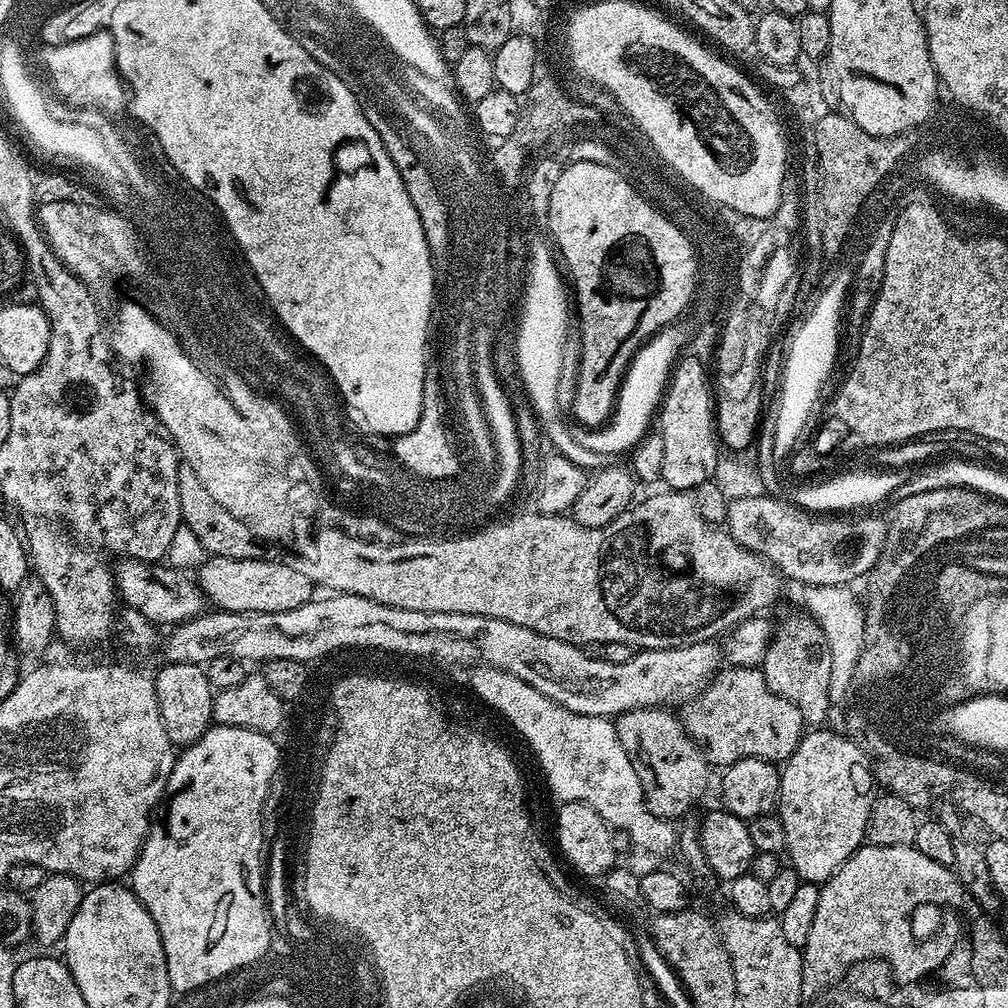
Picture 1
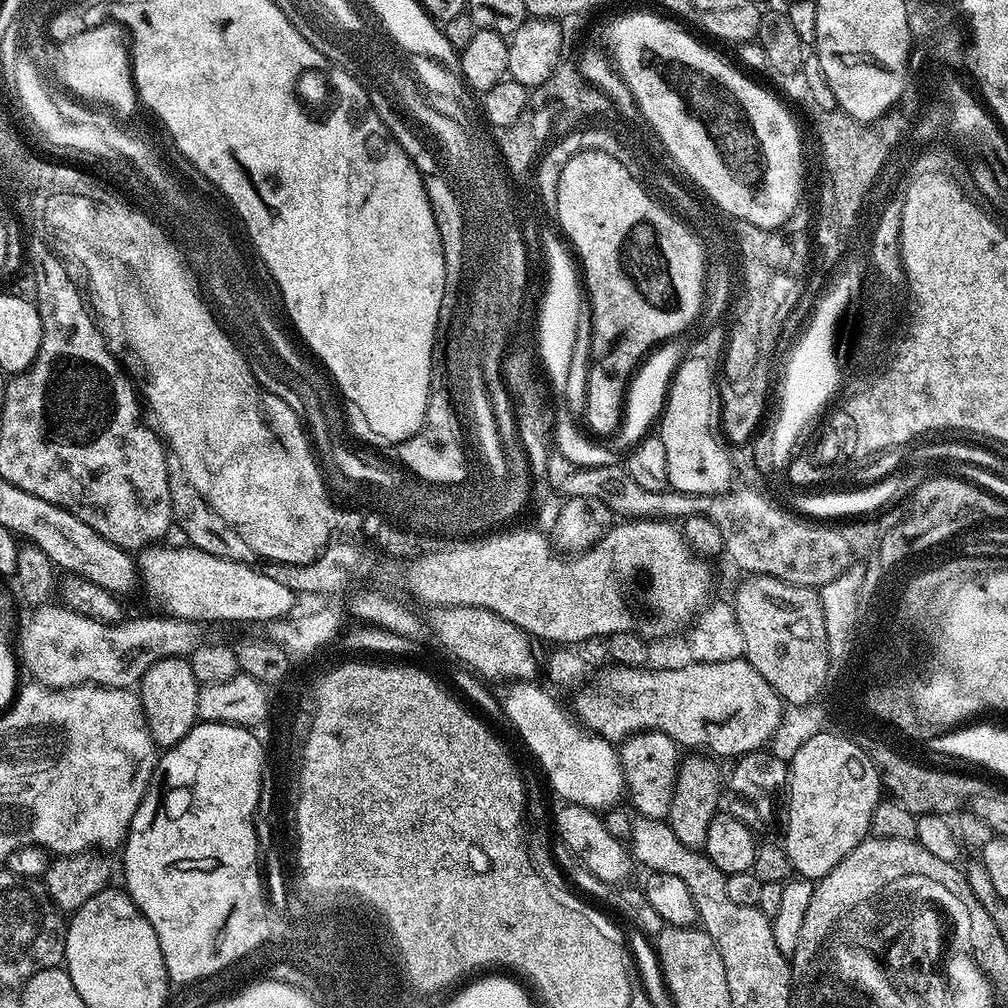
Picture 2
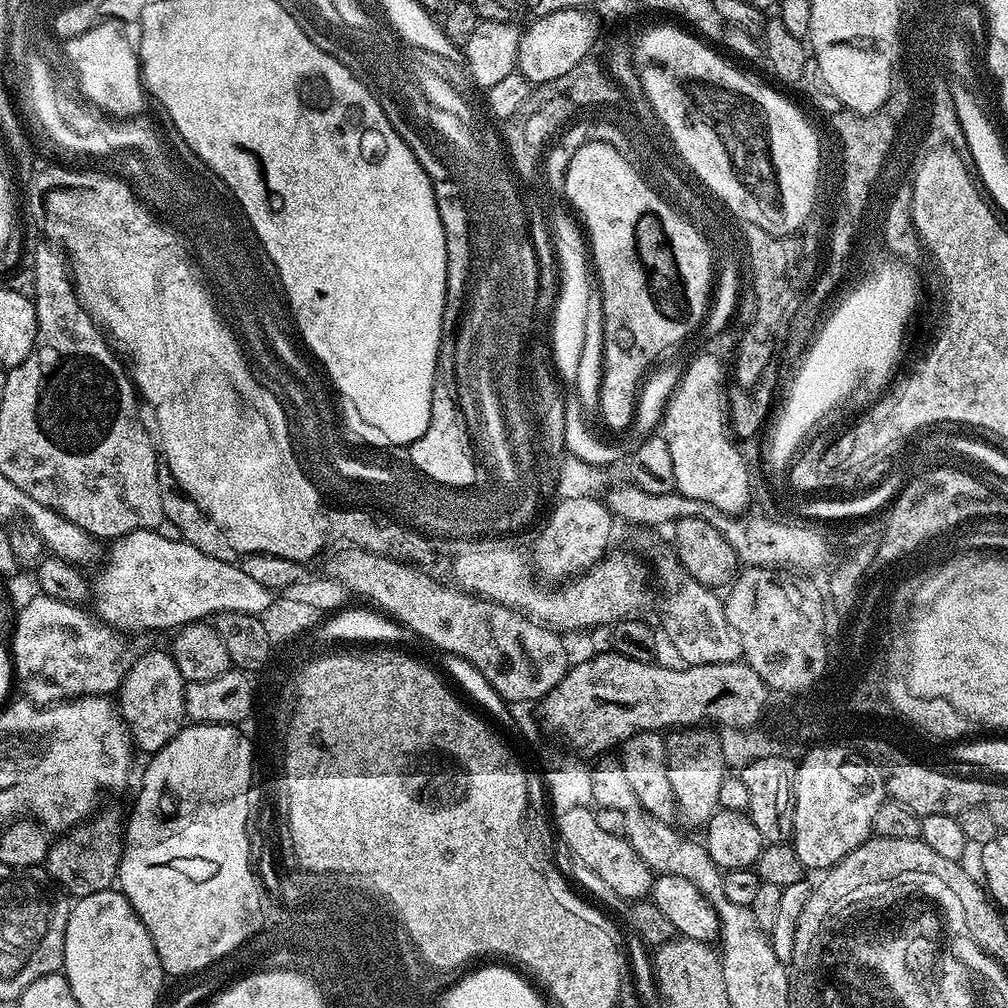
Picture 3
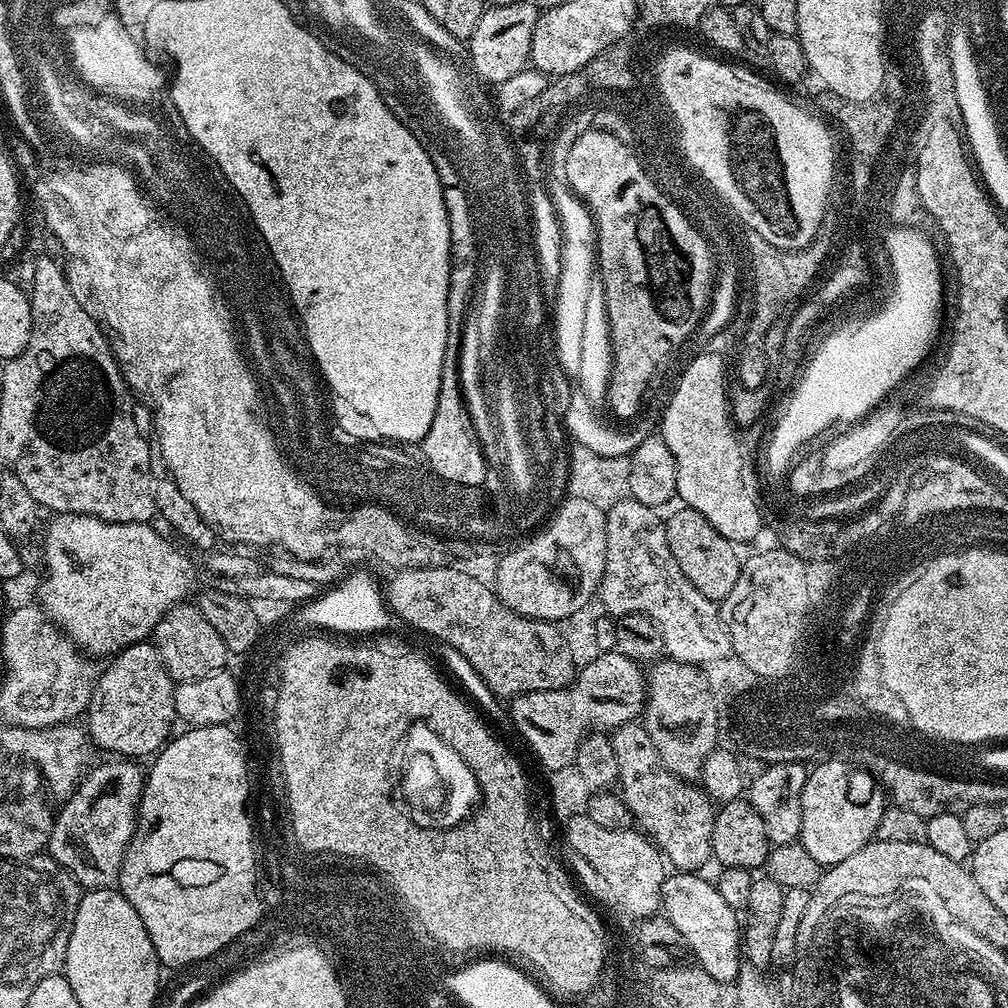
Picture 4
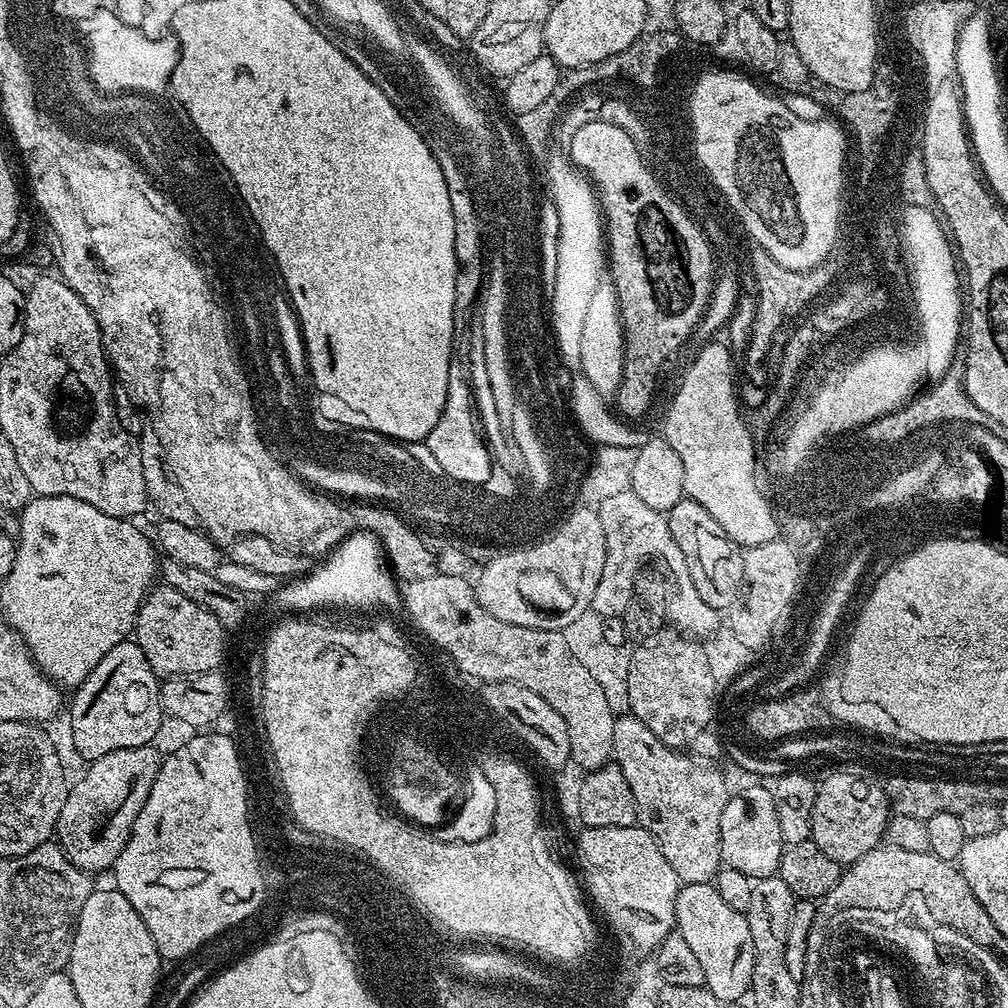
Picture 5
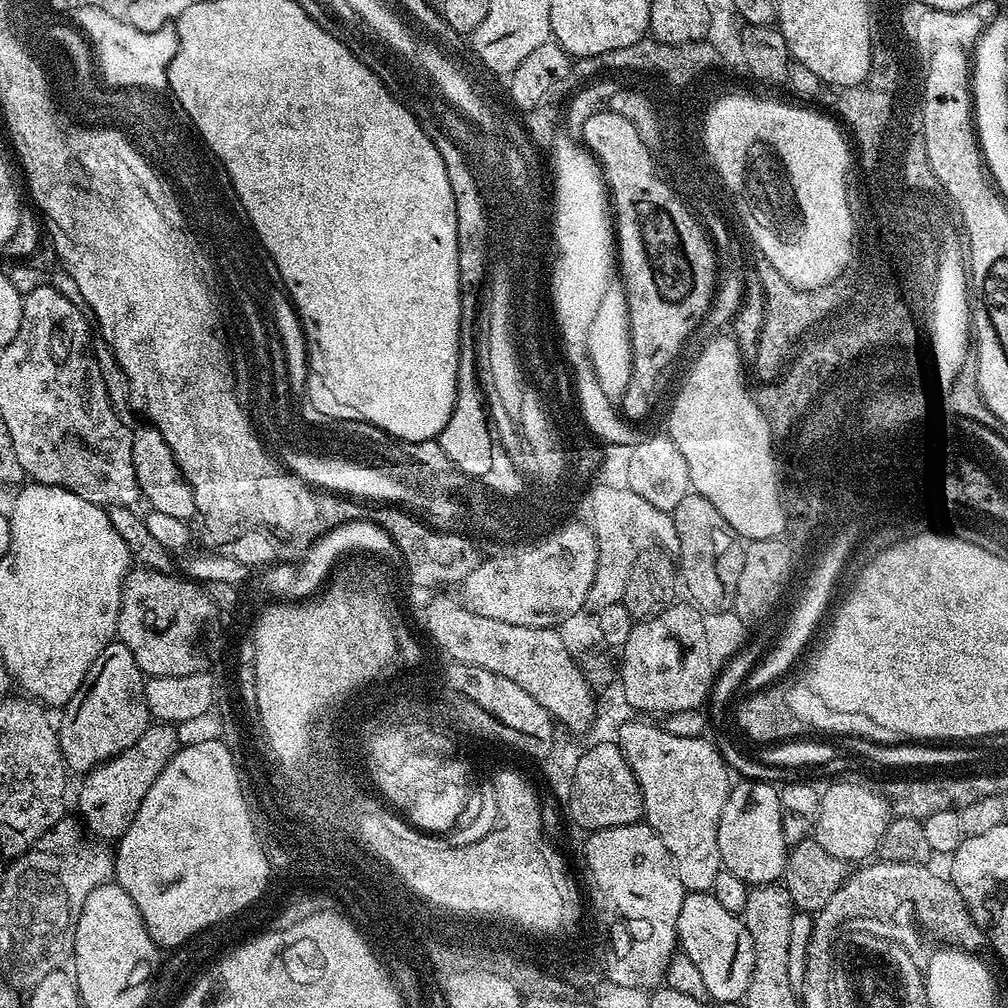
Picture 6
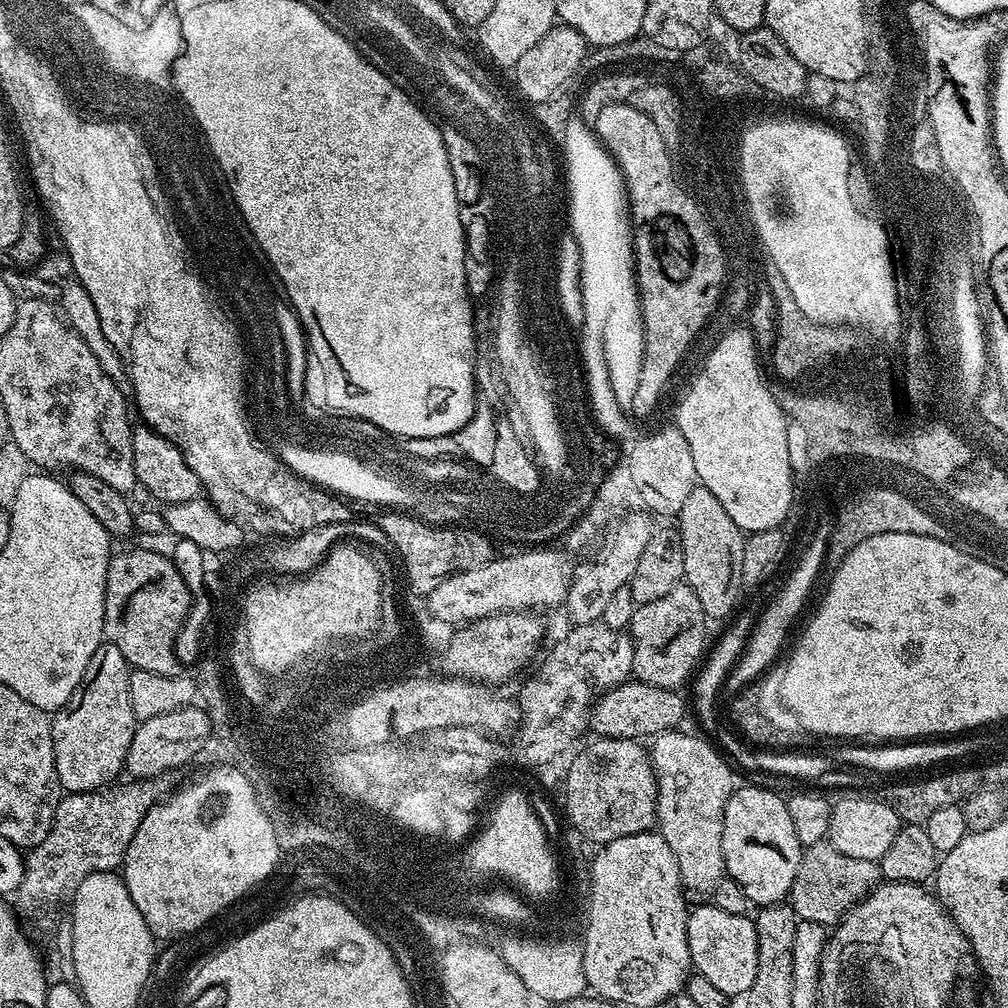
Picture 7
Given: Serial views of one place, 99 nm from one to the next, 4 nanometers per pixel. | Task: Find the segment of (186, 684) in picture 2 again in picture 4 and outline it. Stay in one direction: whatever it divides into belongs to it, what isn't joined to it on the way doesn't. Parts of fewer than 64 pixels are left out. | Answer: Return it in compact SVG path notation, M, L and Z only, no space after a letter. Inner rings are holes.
M141 642L115 653L107 661L108 669L101 671L96 678L96 689L88 703L86 713L86 731L97 749L105 748L120 758L151 757L168 743L173 735L172 723L177 723L178 717L174 710L174 681L172 675L164 669L160 661L160 652L155 643Z

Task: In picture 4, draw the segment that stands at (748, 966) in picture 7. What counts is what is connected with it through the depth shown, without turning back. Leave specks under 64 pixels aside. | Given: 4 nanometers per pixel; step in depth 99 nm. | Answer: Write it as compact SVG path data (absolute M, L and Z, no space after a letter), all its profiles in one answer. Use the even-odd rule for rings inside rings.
M679 870L665 875L660 888L662 916L674 926L674 930L678 930L678 934L682 934L687 951L696 955L693 956L695 963L721 986L728 986L740 975L742 967L742 924L738 914L726 906L722 894L718 894L715 883L702 877Z

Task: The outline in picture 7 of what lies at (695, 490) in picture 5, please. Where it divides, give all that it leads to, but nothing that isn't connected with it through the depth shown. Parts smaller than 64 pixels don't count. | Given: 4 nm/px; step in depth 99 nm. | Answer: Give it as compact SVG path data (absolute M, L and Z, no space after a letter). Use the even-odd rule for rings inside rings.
M735 332L716 349L708 361L707 371L700 376L699 383L692 389L691 396L684 401L680 411L679 428L682 438L690 442L690 455L694 457L697 481L726 509L726 514L746 534L768 531L776 527L776 522L788 506L788 466L785 452L784 434L787 422L780 409L779 399L768 389L764 376L760 373L755 338L745 332Z

